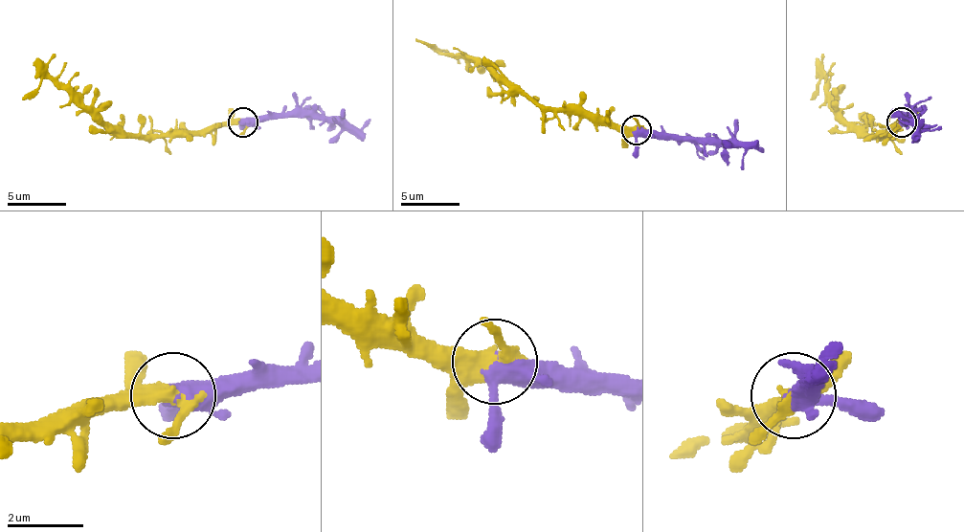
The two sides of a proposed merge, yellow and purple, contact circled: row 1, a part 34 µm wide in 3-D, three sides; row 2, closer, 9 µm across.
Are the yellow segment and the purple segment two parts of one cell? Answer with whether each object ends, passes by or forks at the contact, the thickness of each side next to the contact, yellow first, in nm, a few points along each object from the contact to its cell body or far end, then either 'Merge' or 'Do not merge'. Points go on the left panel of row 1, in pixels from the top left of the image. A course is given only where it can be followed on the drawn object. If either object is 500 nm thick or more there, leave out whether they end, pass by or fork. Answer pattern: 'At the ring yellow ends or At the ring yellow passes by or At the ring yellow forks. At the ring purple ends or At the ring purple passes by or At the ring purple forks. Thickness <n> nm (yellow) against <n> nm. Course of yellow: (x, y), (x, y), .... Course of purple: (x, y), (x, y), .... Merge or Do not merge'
At the ring yellow forks. At the ring purple passes by. Thickness 340 nm (yellow) against 440 nm. Course of yellow: (243, 122), (220, 122), (199, 131), (117, 134), (48, 77), (22, 99). Course of purple: (243, 122), (273, 117), (326, 117), (362, 128), (370, 120). Merge

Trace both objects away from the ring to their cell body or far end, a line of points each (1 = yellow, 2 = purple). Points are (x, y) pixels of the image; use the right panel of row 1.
1: (901, 122), (892, 131), (883, 134), (863, 134), (833, 104), (823, 77), (809, 99)
2: (901, 122), (909, 117), (918, 128), (925, 120)

